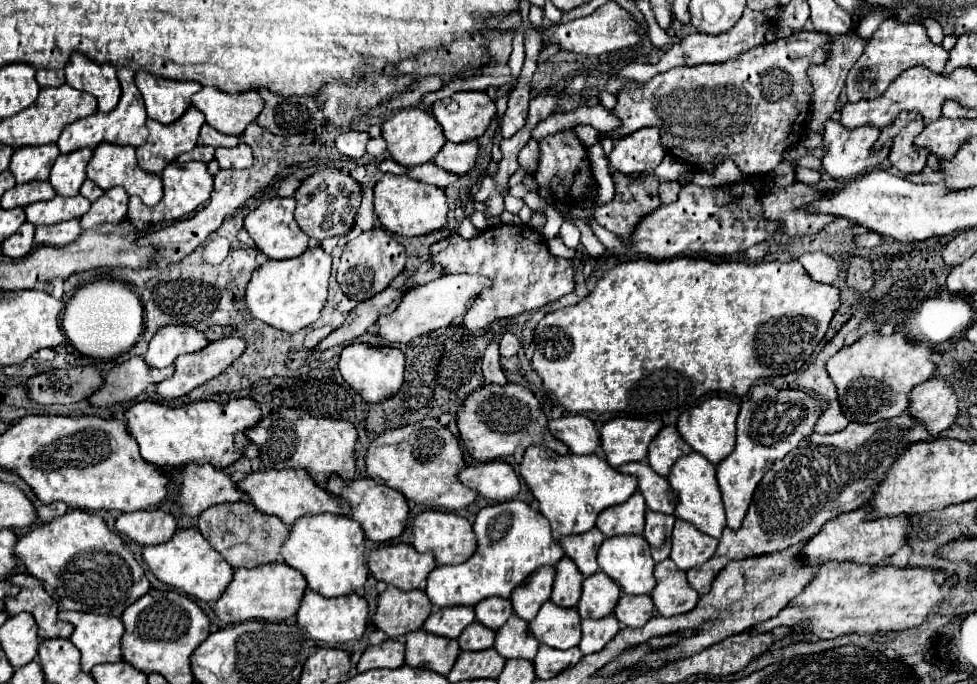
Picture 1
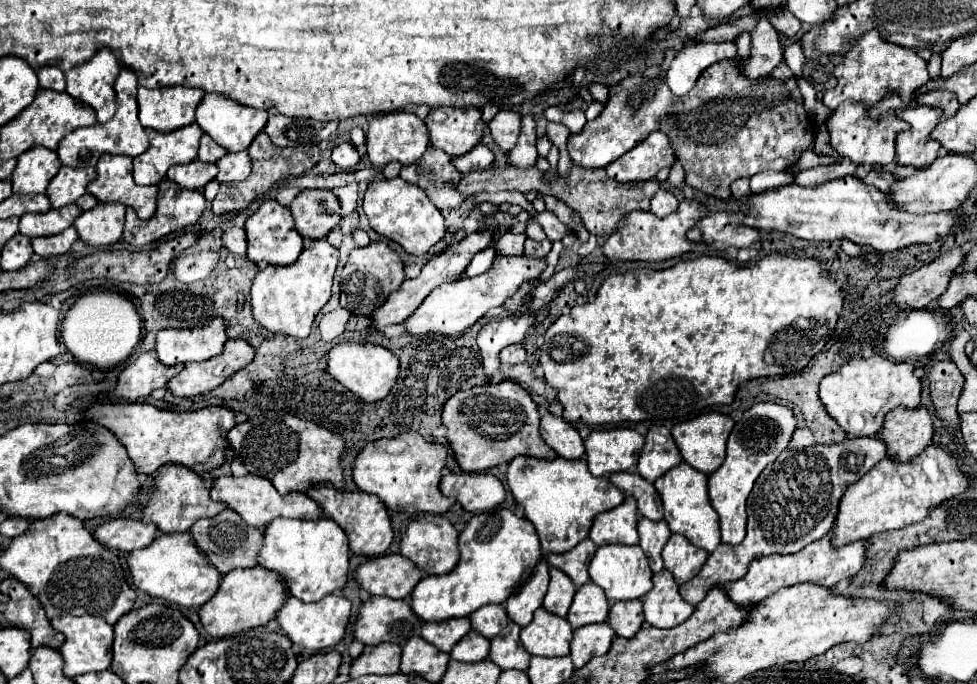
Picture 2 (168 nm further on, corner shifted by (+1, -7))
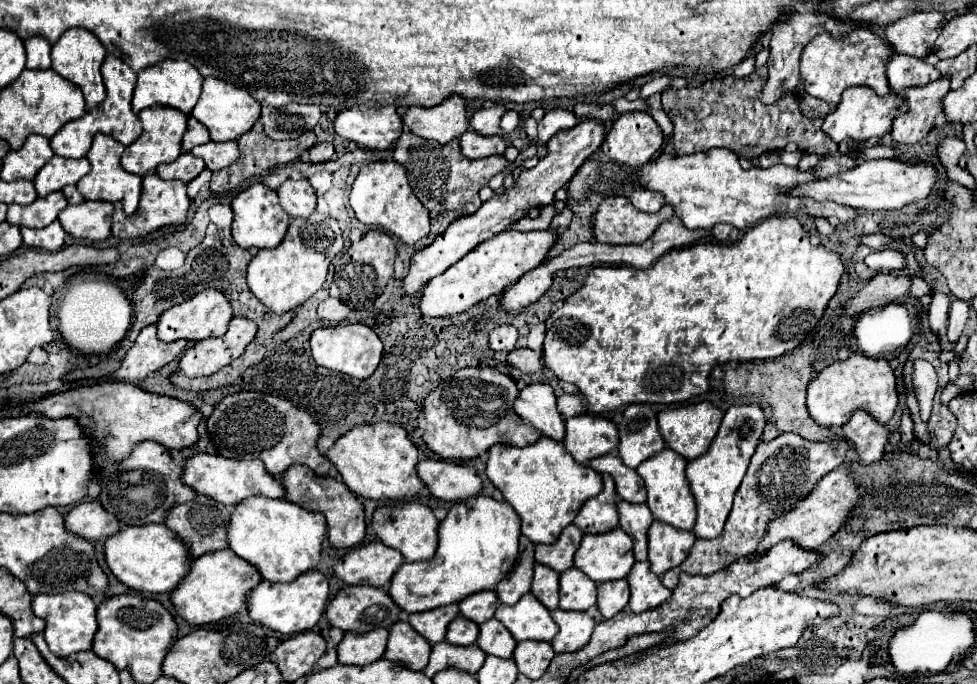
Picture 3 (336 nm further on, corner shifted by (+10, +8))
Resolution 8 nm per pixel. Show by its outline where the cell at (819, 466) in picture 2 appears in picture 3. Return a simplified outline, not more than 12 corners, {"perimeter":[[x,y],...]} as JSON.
{"perimeter":[[792,432],[760,442],[724,536],[698,538],[662,576],[708,576],[752,554],[770,522],[852,456]]}

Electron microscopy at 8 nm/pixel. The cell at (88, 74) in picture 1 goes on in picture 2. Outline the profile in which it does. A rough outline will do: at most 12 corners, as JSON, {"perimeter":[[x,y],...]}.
{"perimeter":[[97,51],[65,71],[67,93],[91,105],[97,121],[115,115],[113,83],[121,67]]}

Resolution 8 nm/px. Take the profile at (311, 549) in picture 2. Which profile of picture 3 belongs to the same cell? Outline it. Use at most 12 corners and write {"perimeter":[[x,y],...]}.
{"perimeter":[[286,500],[232,512],[230,548],[268,582],[322,558],[328,524]]}

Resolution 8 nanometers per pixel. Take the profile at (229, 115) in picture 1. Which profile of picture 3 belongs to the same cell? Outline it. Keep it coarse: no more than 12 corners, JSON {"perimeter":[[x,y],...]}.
{"perimeter":[[204,78],[192,116],[214,142],[238,140],[260,118],[246,88]]}

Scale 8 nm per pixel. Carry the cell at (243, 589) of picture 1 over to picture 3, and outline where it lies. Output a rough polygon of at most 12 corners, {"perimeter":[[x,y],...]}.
{"perimeter":[[232,550],[192,562],[172,604],[192,626],[248,606],[260,572]]}

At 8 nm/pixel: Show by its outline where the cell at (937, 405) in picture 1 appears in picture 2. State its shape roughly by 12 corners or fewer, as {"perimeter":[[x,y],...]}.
{"perimeter":[[925,407],[893,409],[877,433],[905,463],[933,439]]}

